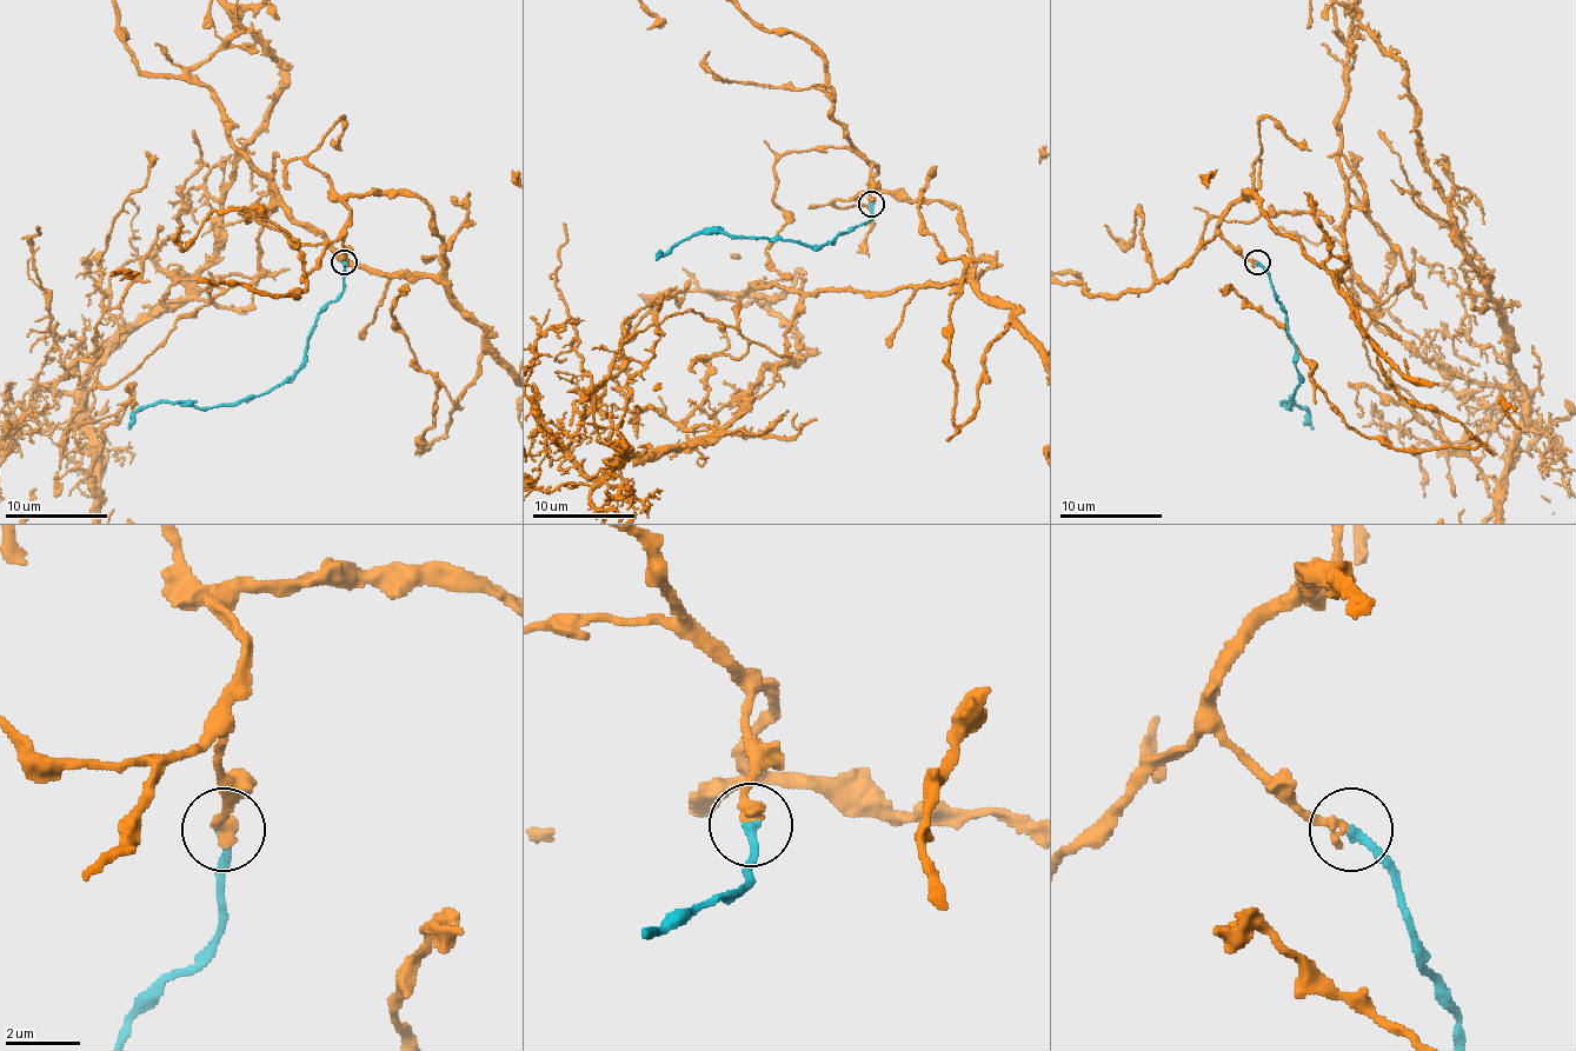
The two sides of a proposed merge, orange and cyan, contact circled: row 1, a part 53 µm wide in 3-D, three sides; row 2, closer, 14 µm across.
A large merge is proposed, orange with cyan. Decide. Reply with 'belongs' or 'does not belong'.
belongs

